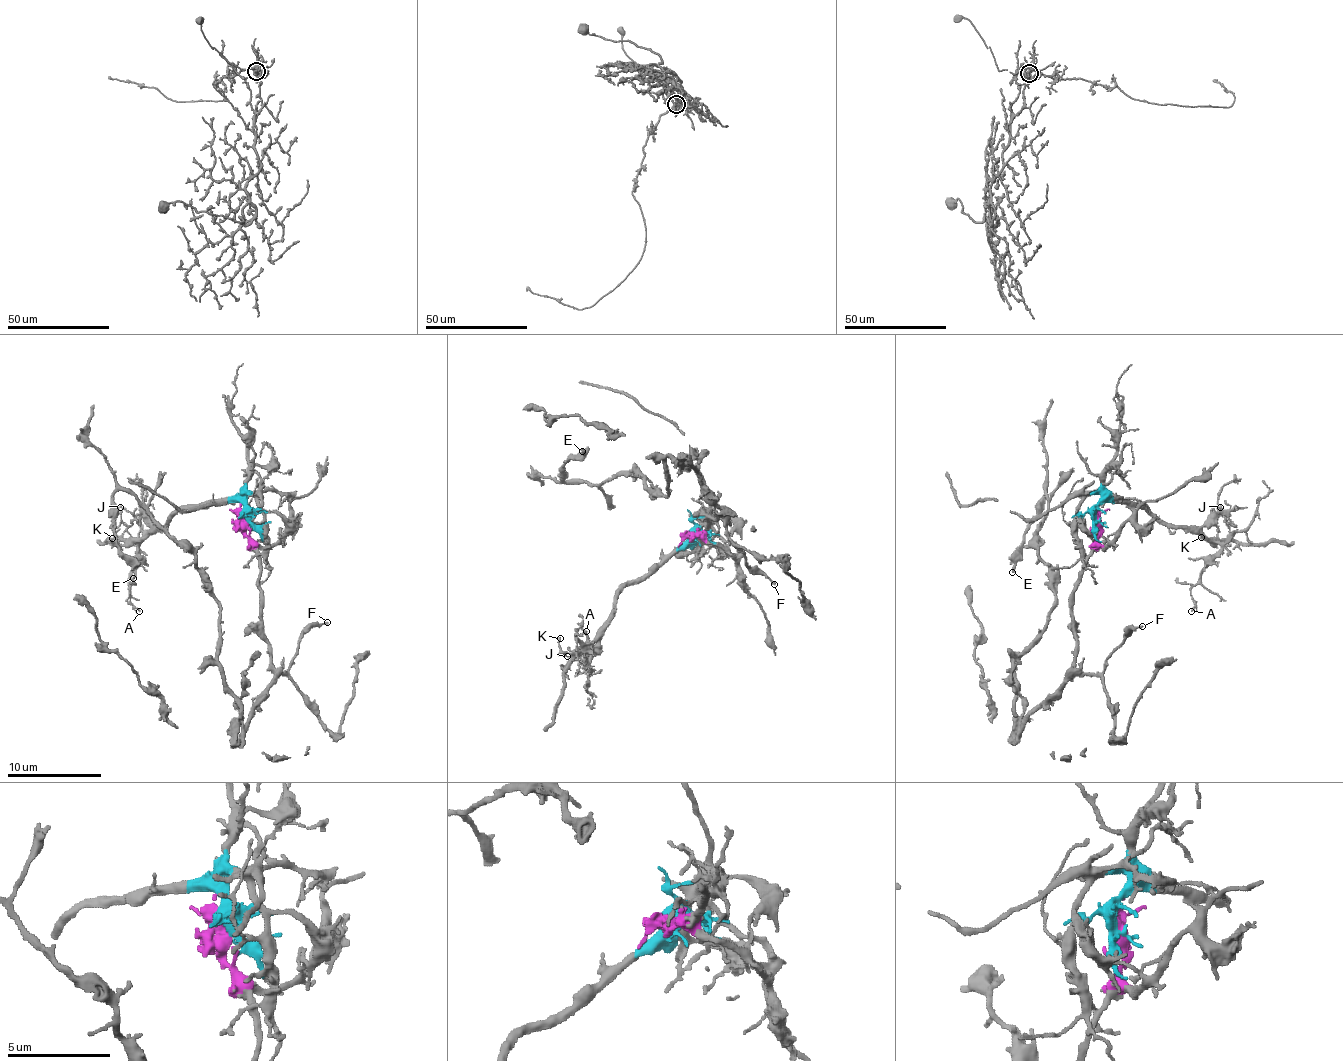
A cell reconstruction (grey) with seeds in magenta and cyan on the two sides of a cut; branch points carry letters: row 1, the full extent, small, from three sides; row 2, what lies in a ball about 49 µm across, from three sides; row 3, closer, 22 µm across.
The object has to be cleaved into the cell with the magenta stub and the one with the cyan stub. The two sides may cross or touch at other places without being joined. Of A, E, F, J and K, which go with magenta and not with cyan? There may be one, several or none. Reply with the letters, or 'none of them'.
E, F

